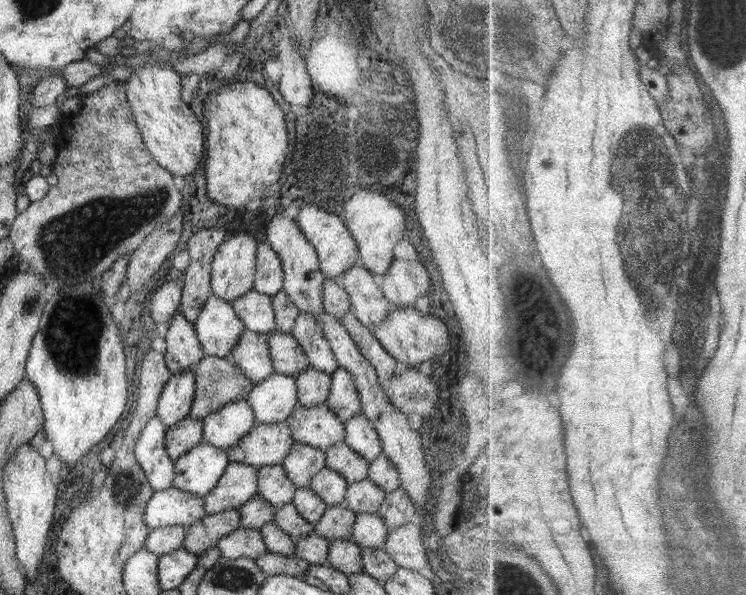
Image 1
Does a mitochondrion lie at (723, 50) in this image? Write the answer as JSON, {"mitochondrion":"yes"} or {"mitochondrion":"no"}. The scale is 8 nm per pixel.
{"mitochondrion":"yes"}

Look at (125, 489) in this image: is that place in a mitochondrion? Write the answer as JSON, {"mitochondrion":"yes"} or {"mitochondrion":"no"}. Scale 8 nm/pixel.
{"mitochondrion":"yes"}

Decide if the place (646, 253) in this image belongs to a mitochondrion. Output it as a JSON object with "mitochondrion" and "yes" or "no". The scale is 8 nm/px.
{"mitochondrion":"yes"}

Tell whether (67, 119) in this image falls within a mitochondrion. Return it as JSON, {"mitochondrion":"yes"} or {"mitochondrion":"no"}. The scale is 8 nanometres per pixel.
{"mitochondrion":"no"}

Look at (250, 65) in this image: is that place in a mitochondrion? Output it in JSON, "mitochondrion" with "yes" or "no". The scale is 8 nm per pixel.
{"mitochondrion":"no"}

